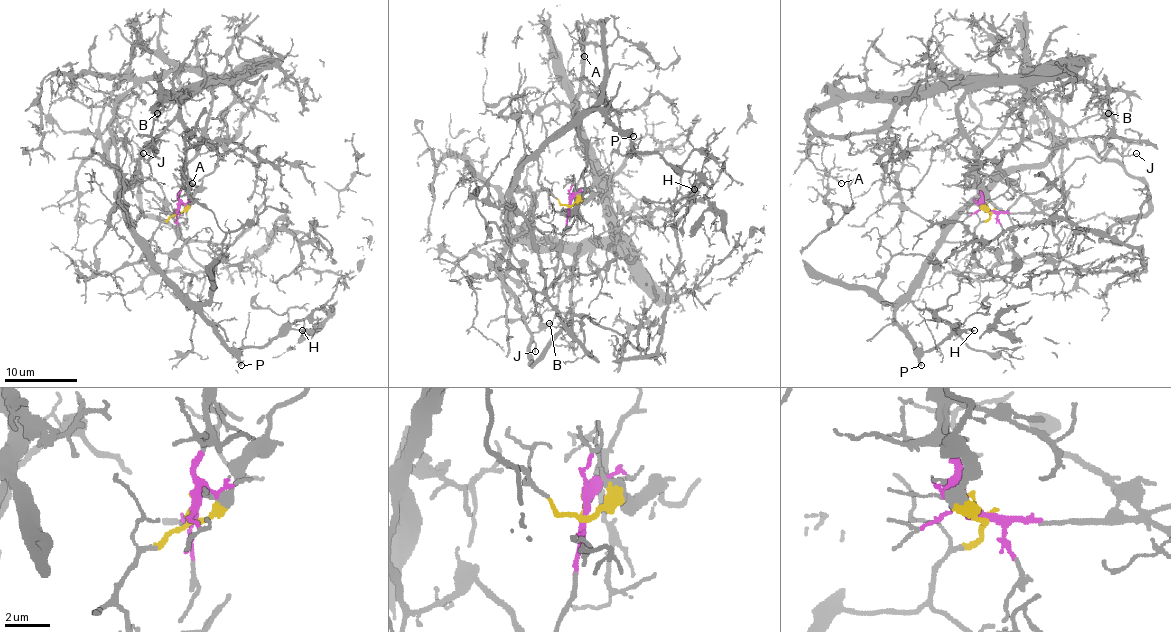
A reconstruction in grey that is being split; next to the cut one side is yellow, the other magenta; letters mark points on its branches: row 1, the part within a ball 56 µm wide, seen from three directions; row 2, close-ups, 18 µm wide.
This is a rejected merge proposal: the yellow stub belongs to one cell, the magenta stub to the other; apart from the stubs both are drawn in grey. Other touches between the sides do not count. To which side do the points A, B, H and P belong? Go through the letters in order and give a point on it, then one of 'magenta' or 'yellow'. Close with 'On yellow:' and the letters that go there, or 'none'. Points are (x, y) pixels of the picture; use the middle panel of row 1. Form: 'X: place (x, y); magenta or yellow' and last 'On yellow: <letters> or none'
A: place (584, 56); magenta
B: place (549, 323); magenta
H: place (694, 189); yellow
P: place (633, 136); yellow
On yellow: H, P

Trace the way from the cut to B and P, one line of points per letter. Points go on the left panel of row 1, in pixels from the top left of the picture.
B: (178, 209), (181, 169), (196, 154), (196, 145), (207, 127), (216, 79), (181, 66), (180, 89), (158, 113)
P: (178, 209), (158, 227), (153, 238), (145, 241), (145, 248), (167, 283), (205, 321), (241, 366)

